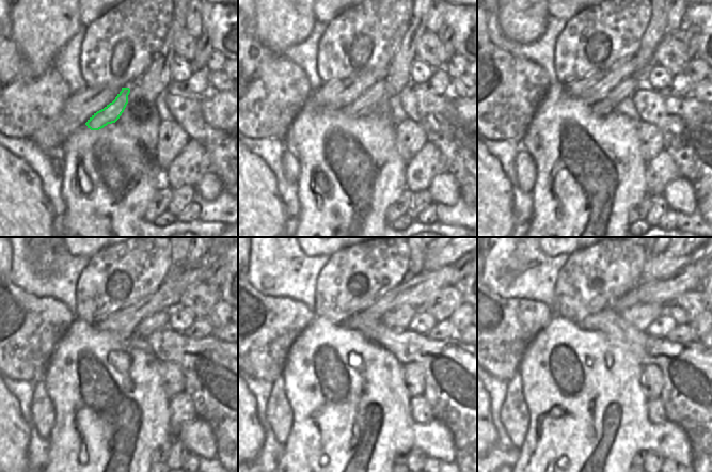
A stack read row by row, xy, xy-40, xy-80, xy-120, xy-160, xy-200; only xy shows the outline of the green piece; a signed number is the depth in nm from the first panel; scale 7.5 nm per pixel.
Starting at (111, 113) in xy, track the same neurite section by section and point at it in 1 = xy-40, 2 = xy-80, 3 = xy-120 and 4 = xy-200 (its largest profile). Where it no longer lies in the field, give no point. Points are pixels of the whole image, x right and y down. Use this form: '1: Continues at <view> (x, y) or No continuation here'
1: Continues at xy-40 (365, 105)
2: Continues at xy-80 (625, 89)
3: Continues at xy-120 (157, 320)
4: Continues at xy-200 (641, 316).

